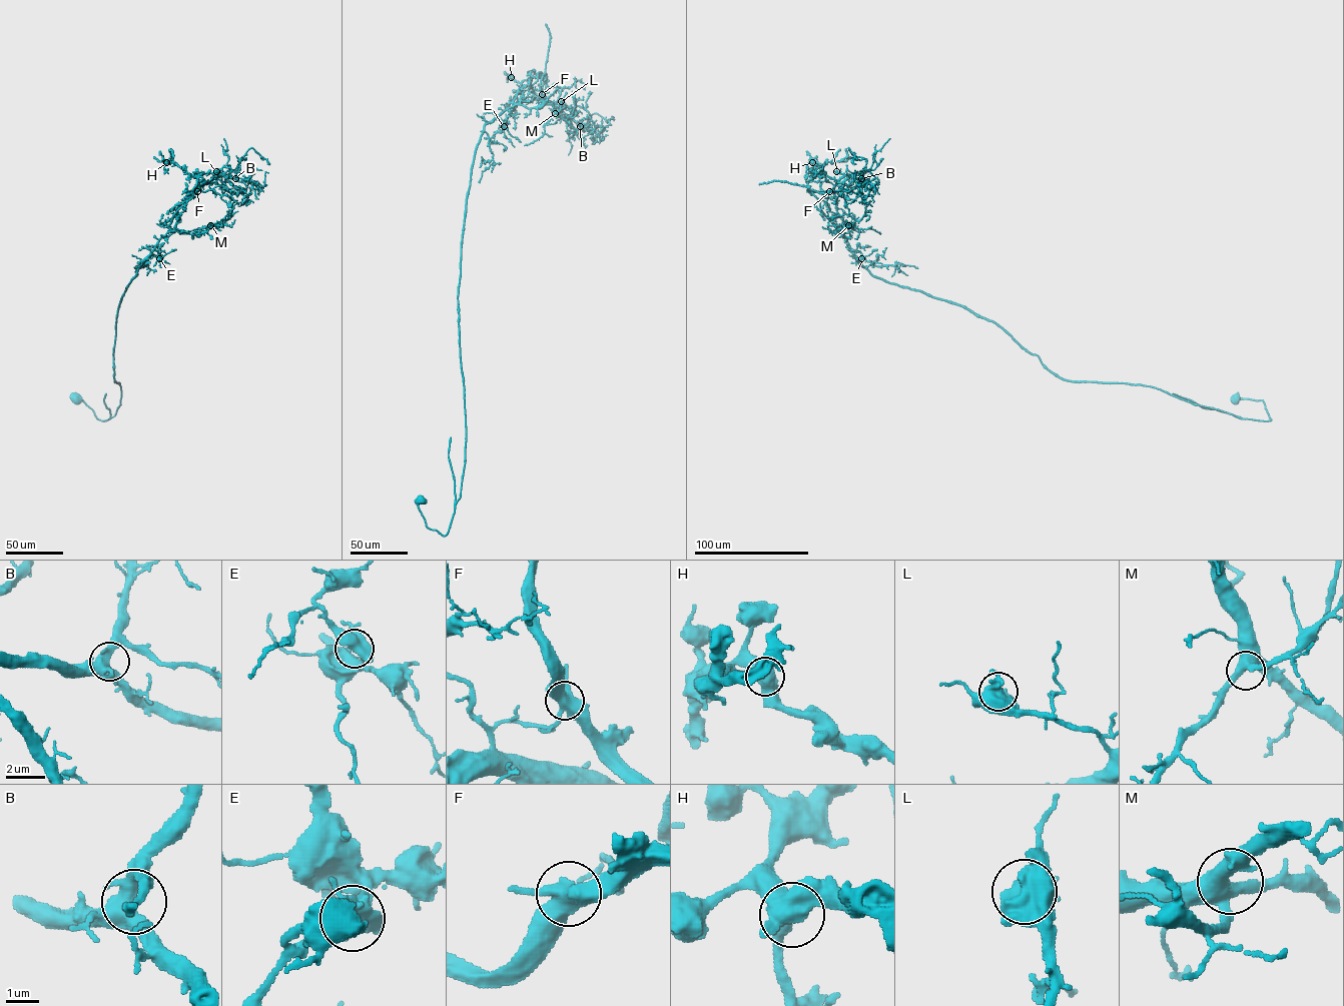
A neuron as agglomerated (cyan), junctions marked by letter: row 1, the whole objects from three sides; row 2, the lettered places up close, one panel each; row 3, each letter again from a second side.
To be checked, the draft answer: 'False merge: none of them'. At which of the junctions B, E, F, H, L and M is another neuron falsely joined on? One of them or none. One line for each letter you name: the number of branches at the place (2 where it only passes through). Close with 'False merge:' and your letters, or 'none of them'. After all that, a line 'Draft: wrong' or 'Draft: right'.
F: Branches: 4
False merge: F
Draft: wrong

